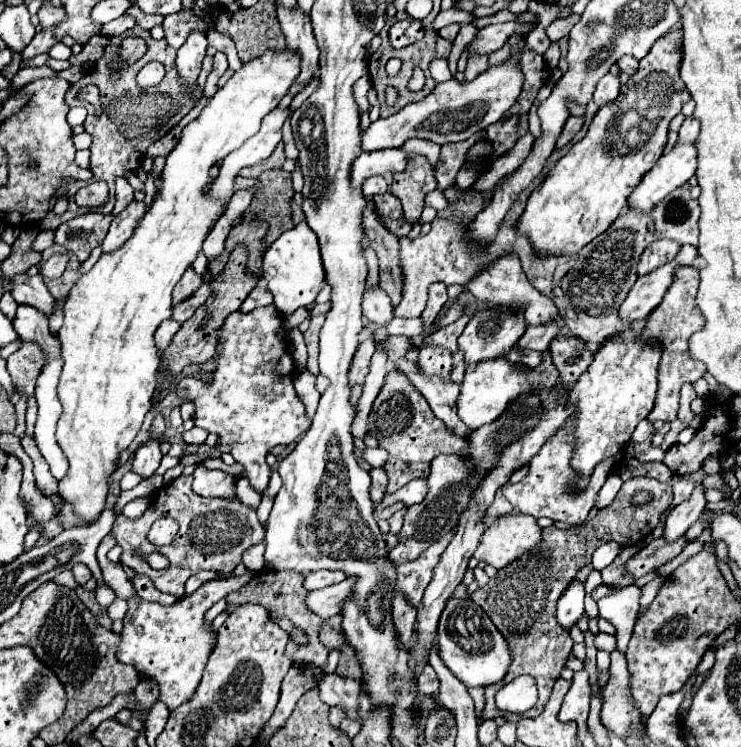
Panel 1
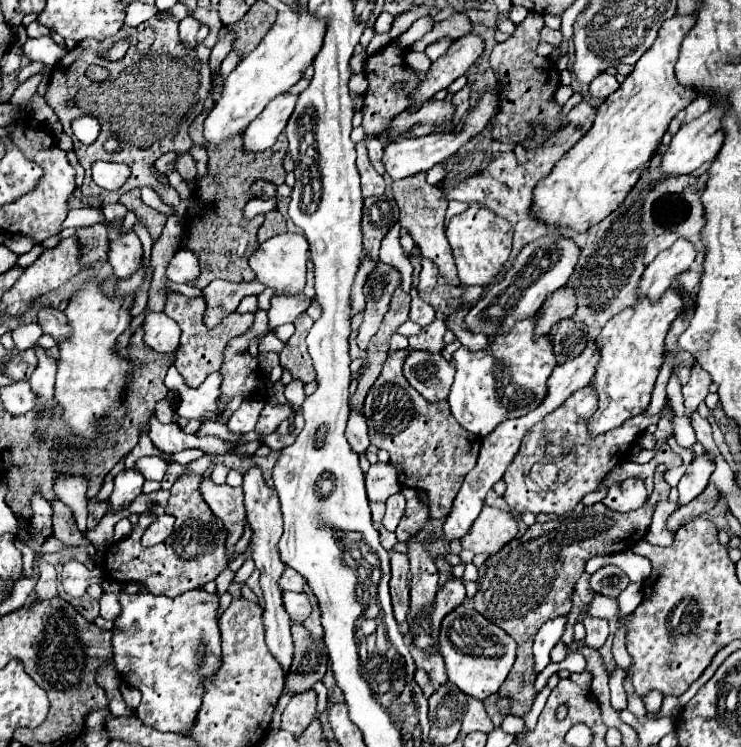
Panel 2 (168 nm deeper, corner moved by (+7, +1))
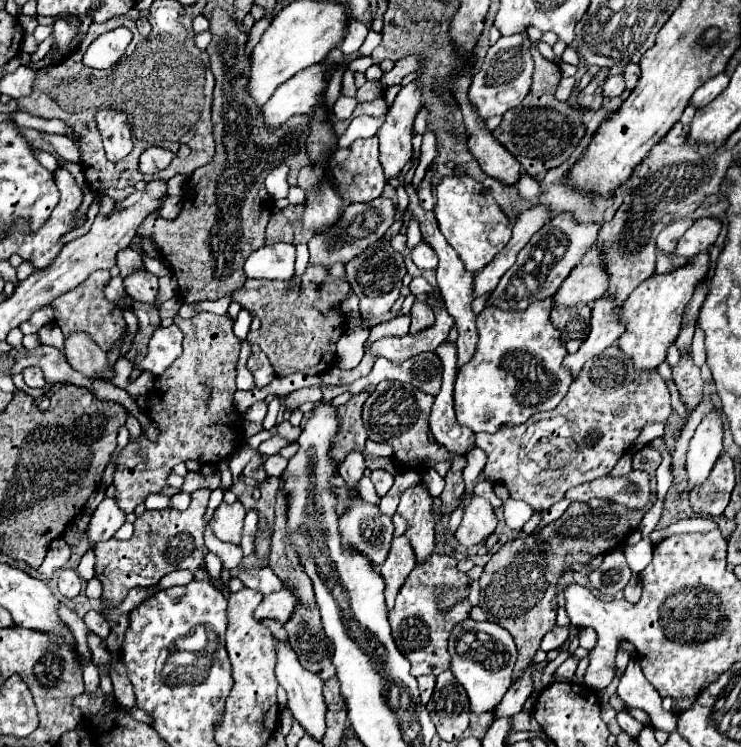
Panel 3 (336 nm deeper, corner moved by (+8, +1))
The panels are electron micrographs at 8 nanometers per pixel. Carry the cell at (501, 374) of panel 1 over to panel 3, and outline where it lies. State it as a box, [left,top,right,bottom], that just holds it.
[454,299,572,433]

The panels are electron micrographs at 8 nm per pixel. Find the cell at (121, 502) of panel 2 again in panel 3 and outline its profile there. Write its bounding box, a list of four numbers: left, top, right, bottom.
[88,497,126,547]

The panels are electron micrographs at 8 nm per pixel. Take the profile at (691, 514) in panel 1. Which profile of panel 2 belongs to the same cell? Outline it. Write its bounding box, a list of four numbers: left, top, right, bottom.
[677,453,715,505]

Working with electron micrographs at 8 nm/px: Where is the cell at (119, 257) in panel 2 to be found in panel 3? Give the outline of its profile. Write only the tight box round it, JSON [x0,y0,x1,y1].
[124,269,158,303]

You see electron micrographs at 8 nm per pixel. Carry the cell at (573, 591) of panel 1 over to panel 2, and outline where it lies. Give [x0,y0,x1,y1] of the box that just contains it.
[533,615,567,675]

